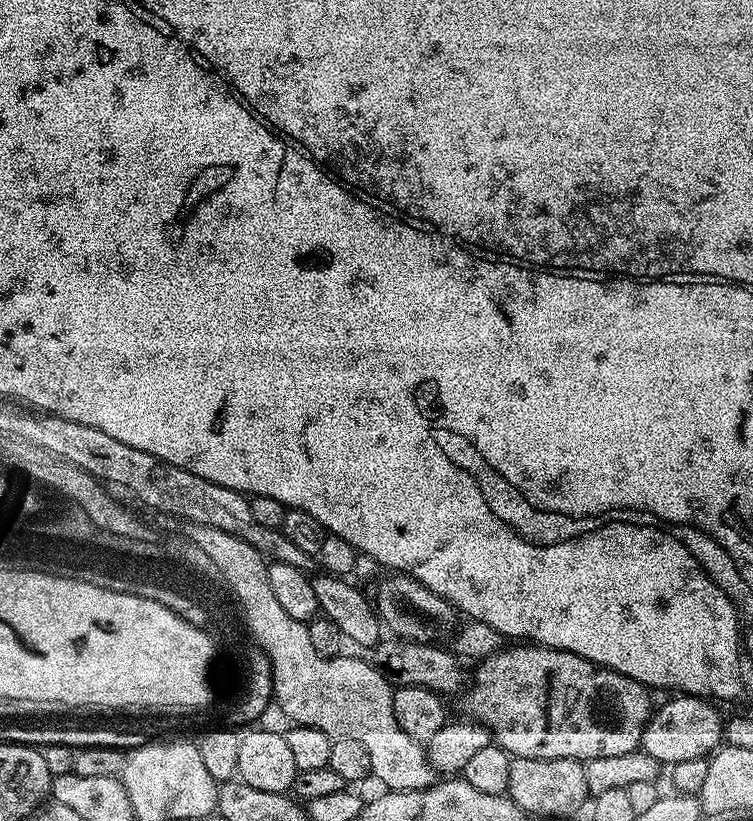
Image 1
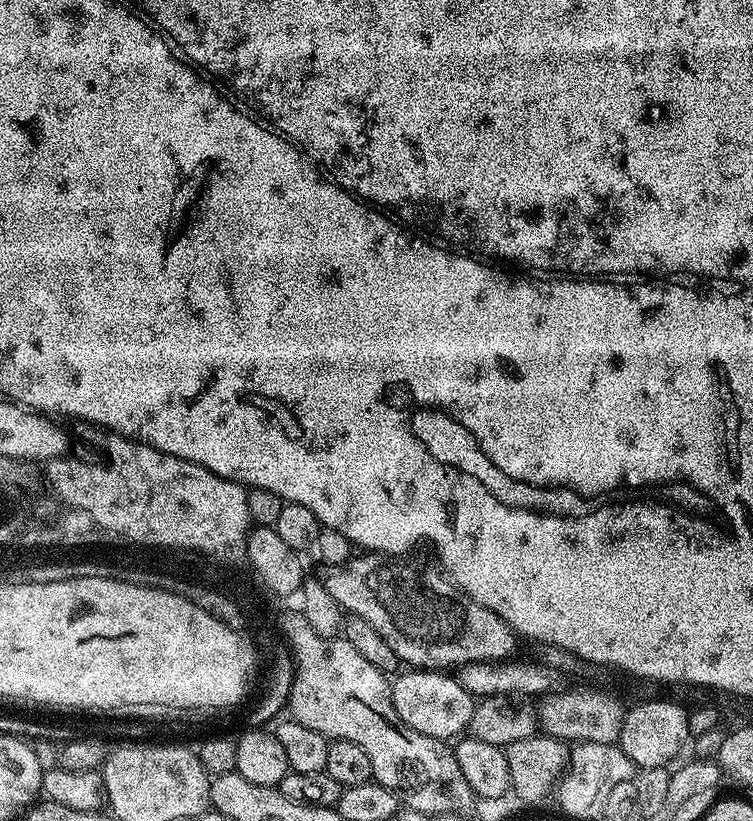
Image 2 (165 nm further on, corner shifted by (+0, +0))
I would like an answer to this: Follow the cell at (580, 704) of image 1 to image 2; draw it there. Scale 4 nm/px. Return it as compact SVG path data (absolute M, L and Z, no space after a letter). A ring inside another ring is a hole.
M576 686L565 692L553 691L539 701L538 728L543 735L553 736L573 745L586 742L602 742L616 744L620 739L622 722L624 721L625 705L620 705L608 690L596 686Z

